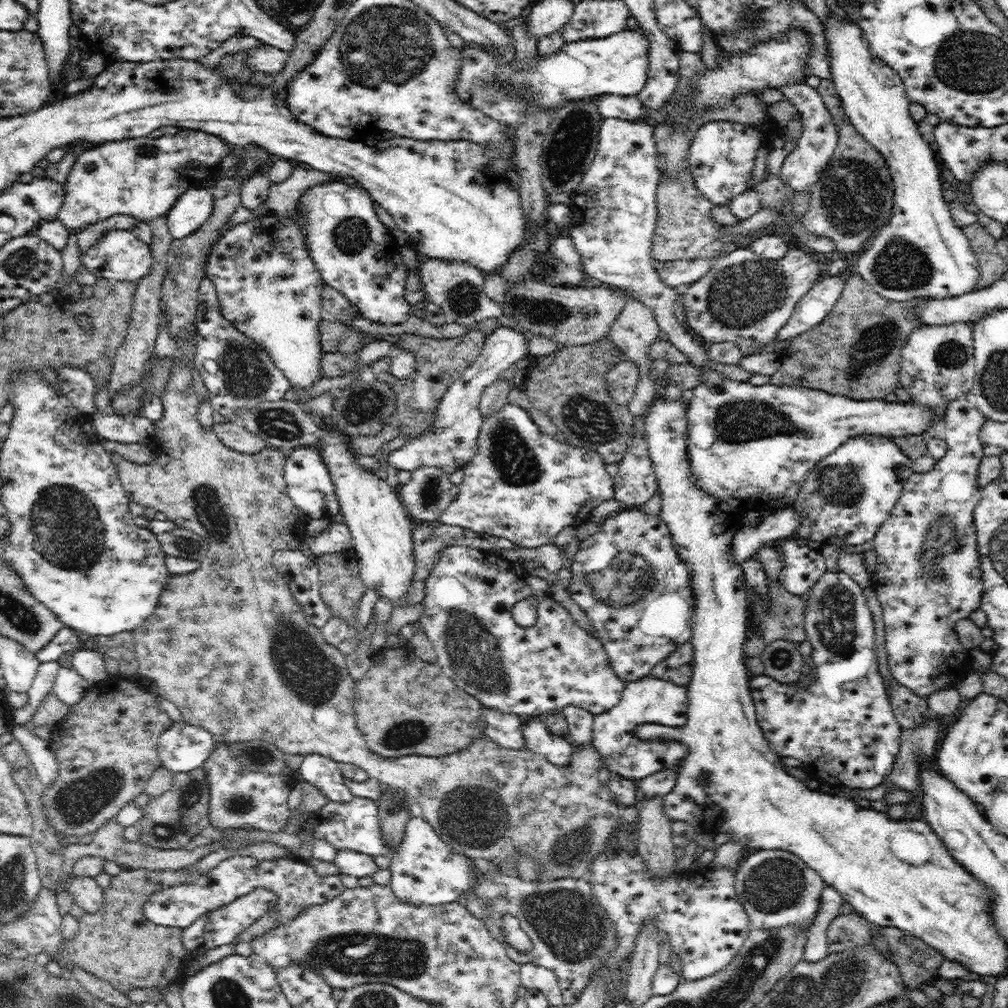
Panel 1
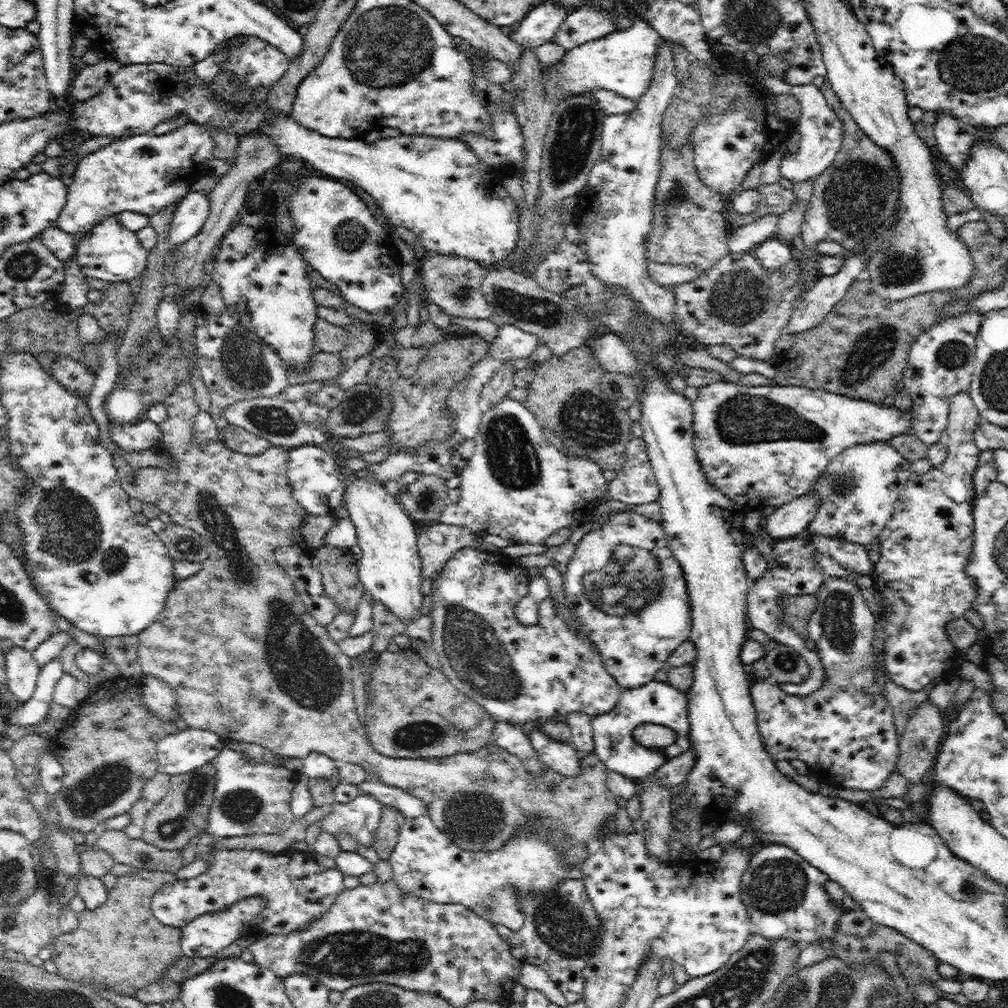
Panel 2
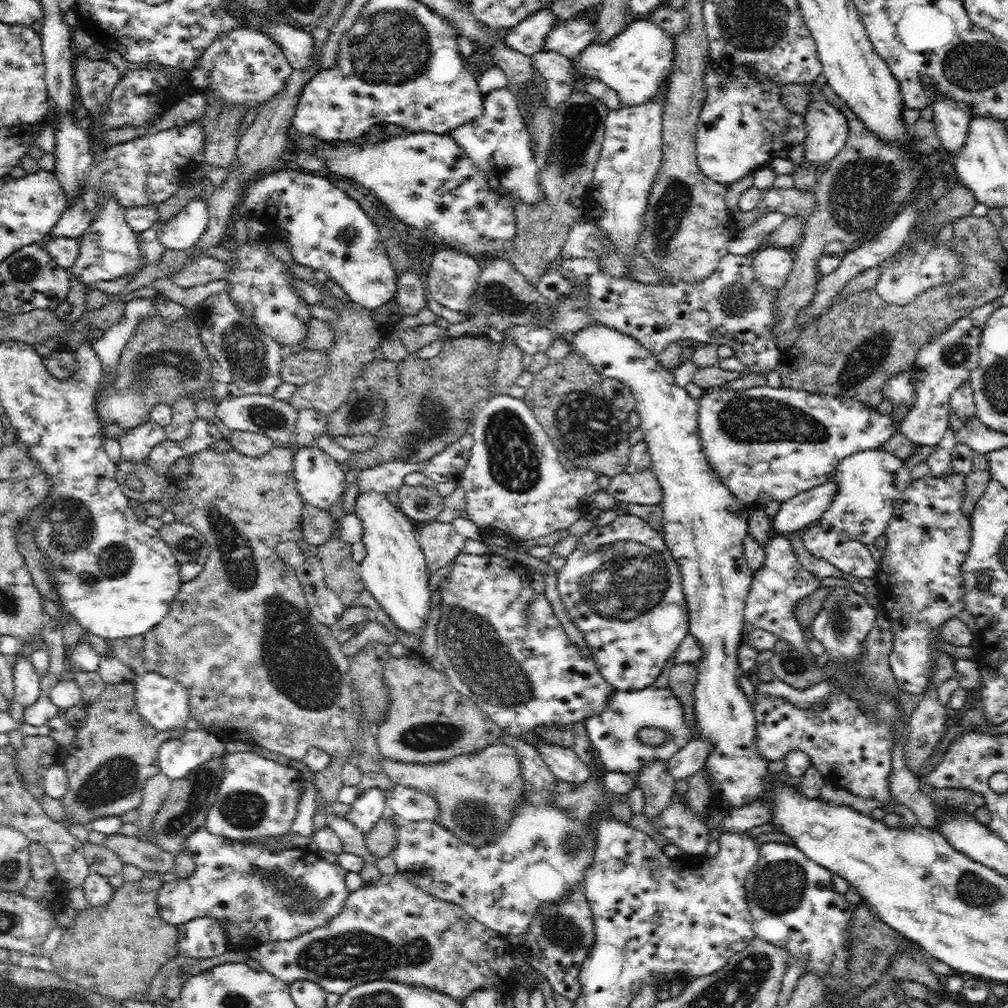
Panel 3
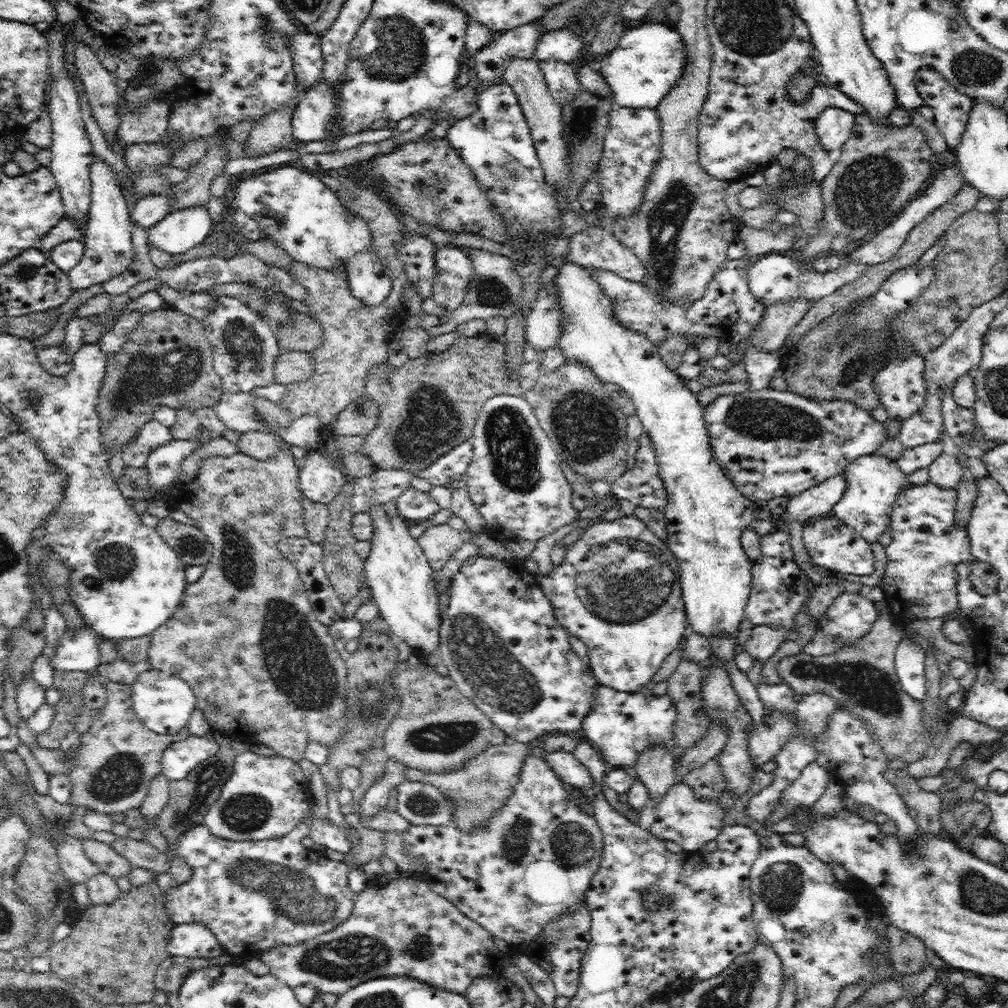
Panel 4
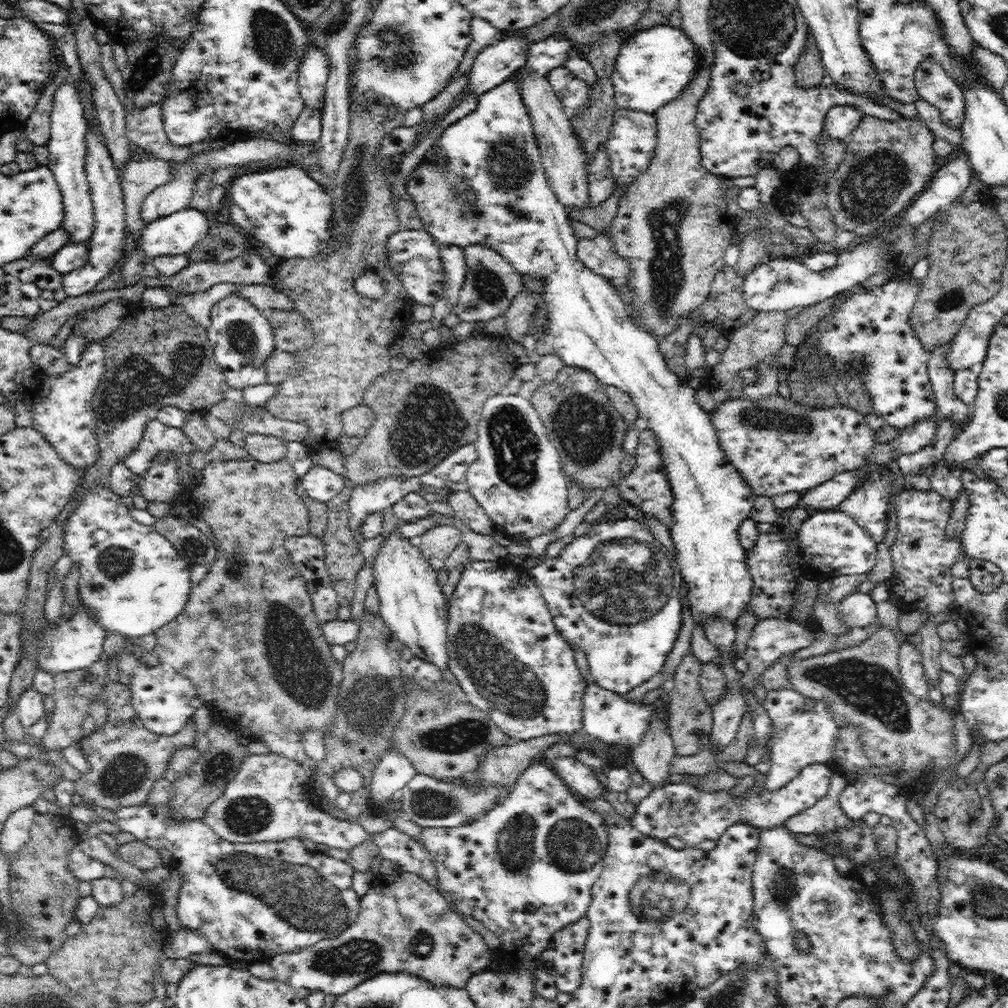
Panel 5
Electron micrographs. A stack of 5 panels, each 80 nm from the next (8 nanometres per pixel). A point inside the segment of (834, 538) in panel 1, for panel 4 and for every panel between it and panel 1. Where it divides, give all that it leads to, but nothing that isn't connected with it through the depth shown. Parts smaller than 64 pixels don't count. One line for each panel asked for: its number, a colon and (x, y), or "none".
2: (857, 493)
3: (867, 483)
4: (873, 482)

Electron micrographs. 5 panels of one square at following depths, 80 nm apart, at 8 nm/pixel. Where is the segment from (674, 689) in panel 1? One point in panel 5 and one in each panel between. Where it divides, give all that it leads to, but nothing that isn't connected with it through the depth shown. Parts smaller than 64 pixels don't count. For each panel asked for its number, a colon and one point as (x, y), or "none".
2: (656, 702)
3: (613, 732)
4: (620, 725)
5: (608, 716)

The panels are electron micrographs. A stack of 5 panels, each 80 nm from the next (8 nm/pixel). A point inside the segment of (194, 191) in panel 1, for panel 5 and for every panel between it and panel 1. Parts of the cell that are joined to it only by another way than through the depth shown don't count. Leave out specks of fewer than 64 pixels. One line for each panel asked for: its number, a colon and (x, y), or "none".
2: (192, 210)
3: (181, 232)
4: (178, 231)
5: (175, 234)

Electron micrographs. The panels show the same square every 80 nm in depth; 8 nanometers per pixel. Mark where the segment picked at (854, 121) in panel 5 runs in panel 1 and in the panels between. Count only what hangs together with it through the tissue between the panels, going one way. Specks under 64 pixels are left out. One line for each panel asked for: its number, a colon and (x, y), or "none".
1: (801, 169)
2: (821, 131)
3: (827, 128)
4: (834, 126)

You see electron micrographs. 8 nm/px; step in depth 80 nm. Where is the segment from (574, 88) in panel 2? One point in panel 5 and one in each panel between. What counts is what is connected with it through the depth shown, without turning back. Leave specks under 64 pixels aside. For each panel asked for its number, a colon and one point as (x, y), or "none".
3: (634, 63)
4: (649, 59)
5: (654, 66)

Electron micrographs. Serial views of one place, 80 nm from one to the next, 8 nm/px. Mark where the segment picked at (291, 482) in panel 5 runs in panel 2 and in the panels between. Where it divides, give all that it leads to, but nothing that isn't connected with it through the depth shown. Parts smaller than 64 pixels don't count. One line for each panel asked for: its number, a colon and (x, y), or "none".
2: (248, 662)
3: (240, 638)
4: (264, 670)

